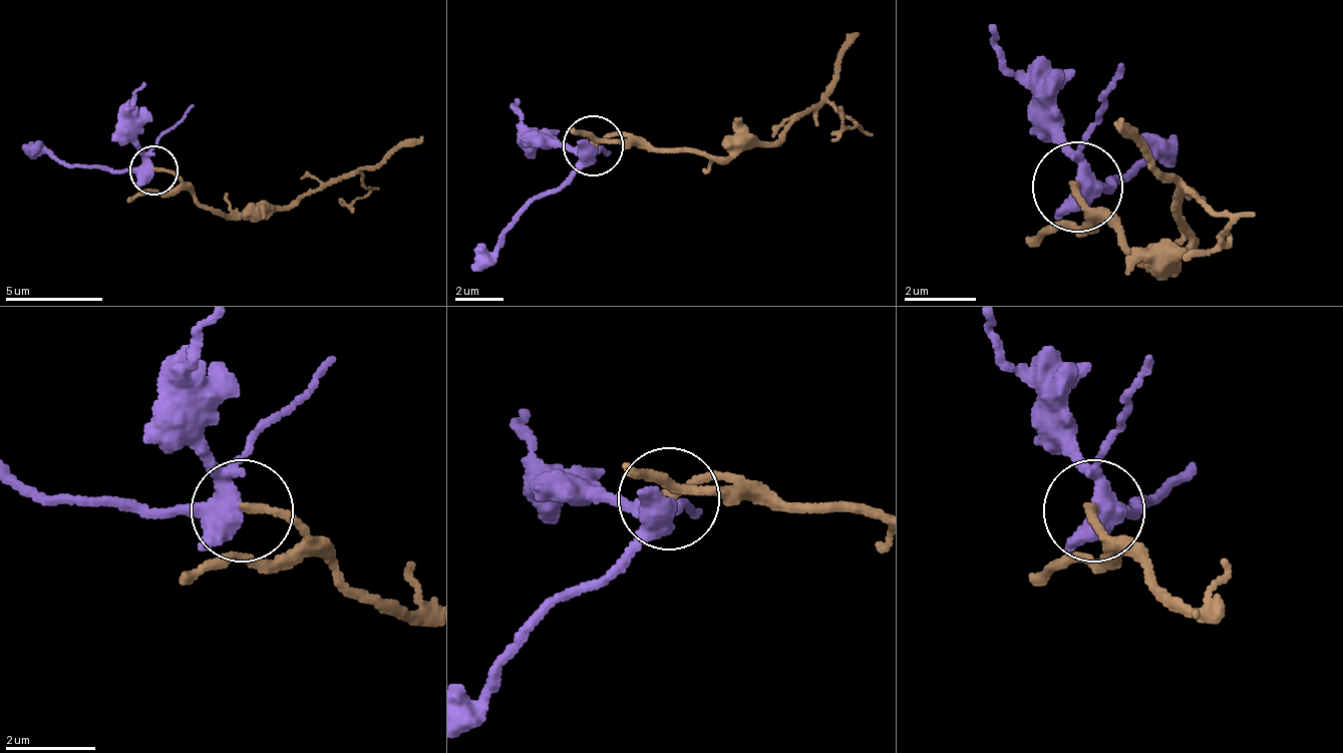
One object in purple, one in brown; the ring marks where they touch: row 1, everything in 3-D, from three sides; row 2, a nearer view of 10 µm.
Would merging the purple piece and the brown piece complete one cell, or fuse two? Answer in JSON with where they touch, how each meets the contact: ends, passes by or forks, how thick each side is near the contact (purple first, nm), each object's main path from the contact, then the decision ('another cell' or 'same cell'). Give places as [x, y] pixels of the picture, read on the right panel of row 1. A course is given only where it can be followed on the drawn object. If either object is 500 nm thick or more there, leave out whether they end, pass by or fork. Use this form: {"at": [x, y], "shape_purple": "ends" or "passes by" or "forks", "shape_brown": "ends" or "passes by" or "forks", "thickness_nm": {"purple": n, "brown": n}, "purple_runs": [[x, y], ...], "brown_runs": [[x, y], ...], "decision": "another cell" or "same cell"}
{"at": [1077, 186], "shape_purple": "forks", "shape_brown": "ends", "thickness_nm": {"purple": 400, "brown": 170}, "purple_runs": [[1074, 184], [1113, 185], [1168, 141]], "brown_runs": [[1074, 184], [1124, 247], [1155, 265], [1198, 245], [1183, 199], [1119, 116]], "decision": "another cell"}

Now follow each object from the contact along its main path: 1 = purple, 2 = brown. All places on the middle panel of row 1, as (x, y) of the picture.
1: (591, 143), (470, 269)
2: (591, 143), (629, 137), (668, 149), (706, 155), (781, 144), (817, 109), (855, 32)

